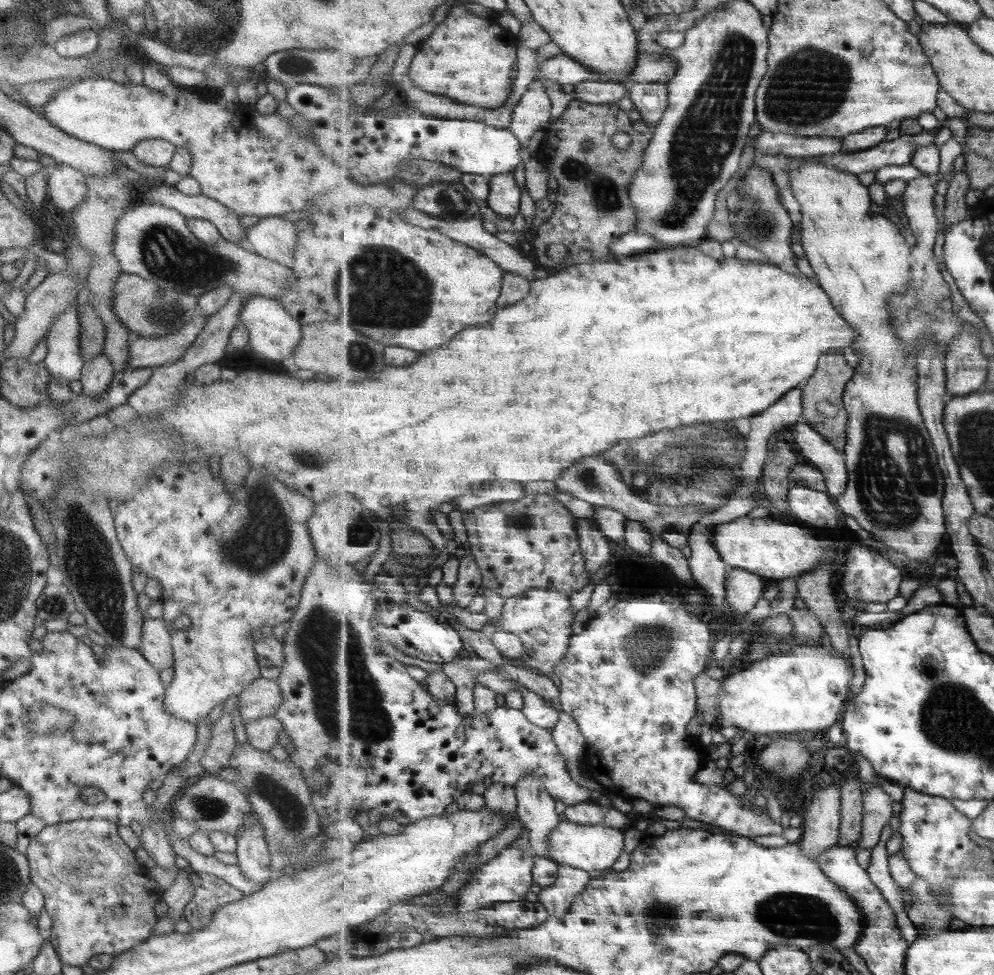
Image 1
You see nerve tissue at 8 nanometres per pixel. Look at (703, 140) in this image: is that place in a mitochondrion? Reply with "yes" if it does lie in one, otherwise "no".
yes

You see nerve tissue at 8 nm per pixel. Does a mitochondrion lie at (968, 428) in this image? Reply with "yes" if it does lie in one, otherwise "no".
yes

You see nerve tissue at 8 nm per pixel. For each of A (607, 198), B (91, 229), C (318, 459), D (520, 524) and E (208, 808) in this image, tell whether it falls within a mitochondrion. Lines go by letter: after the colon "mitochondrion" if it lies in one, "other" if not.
A: mitochondrion
B: other
C: mitochondrion
D: mitochondrion
E: mitochondrion

